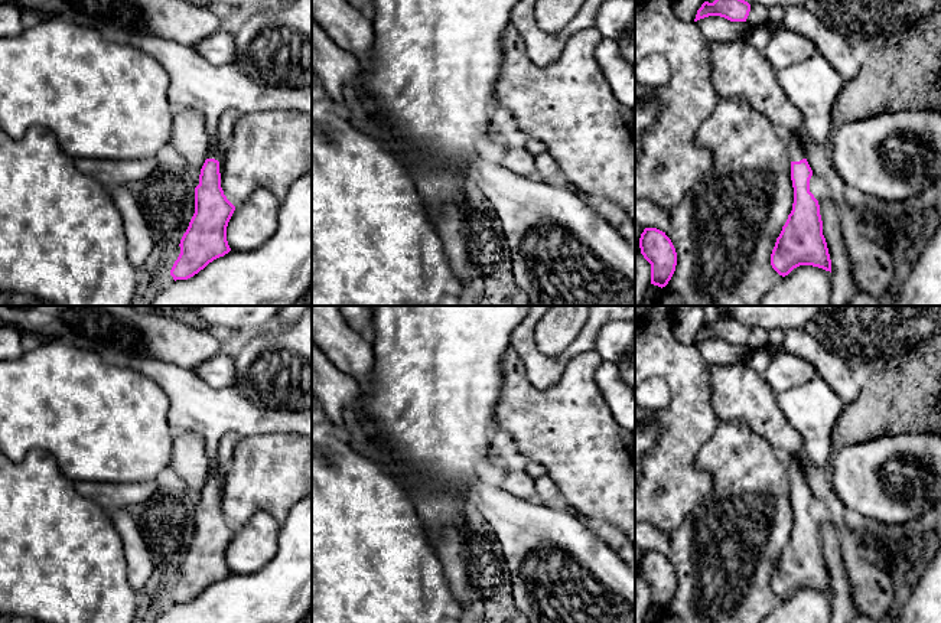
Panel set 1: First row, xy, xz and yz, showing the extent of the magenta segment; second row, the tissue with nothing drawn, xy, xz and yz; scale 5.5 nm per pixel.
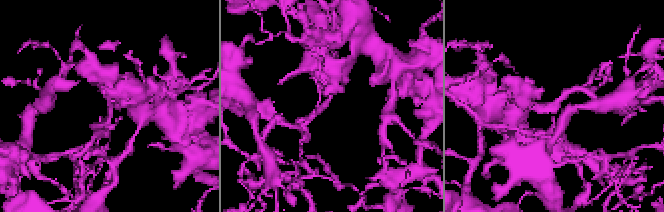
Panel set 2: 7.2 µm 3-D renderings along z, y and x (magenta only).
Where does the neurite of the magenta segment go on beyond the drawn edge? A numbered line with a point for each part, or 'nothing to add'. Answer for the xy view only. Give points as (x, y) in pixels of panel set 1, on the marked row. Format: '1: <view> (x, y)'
1: xy (225, 127)

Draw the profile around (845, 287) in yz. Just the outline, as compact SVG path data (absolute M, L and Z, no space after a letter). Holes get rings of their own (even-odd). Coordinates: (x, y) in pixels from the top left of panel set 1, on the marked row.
M831 198L818 200L823 235L831 260L833 296L831 306L846 306L860 291L852 275L850 257L843 239L843 225L837 205Z

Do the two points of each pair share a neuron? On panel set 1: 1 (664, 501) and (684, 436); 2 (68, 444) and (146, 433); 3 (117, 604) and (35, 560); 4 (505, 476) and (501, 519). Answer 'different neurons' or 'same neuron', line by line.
1: same neuron
2: same neuron
3: same neuron
4: different neurons

